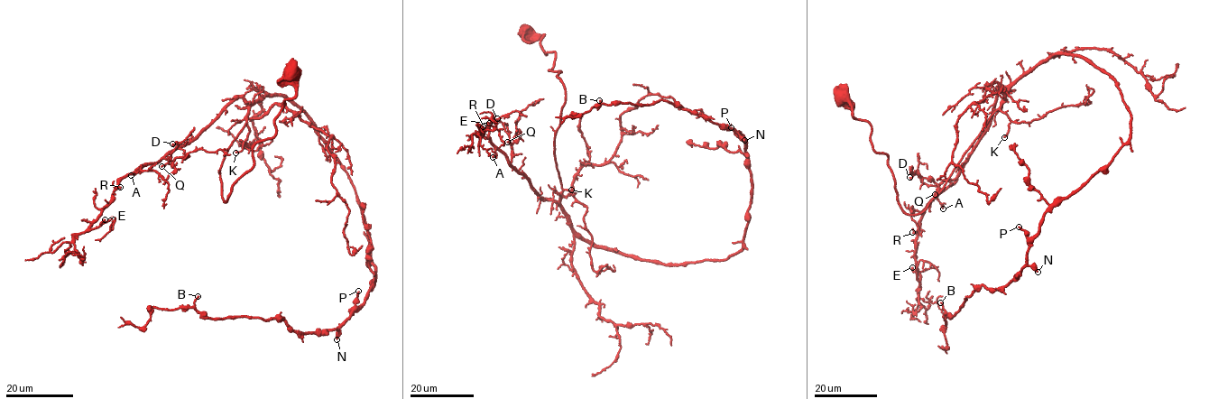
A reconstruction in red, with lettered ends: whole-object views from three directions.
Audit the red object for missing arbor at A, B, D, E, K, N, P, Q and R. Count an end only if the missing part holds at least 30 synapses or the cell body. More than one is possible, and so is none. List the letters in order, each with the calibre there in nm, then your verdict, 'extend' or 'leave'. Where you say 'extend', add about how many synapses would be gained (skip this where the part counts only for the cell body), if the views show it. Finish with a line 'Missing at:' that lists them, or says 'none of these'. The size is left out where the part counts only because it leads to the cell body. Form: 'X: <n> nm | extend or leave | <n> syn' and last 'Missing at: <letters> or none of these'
A: 240 nm | leave
B: 170 nm | leave
D: 200 nm | leave
E: 200 nm | leave
K: 220 nm | leave
N: 360 nm | leave
P: 220 nm | leave
Q: 150 nm | leave
R: 190 nm | leave
Missing at: none of these

